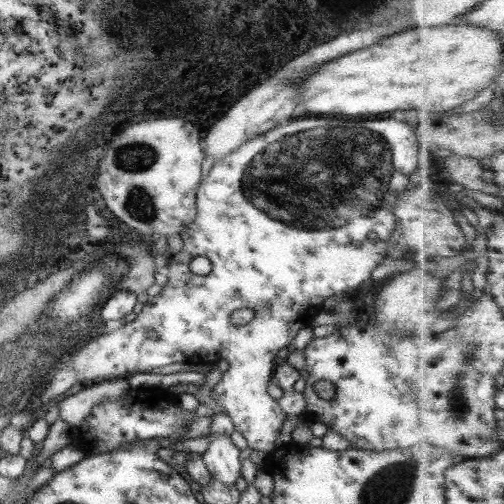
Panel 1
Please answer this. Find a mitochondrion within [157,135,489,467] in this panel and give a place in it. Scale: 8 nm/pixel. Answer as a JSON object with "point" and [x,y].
{"point":[457,405]}

